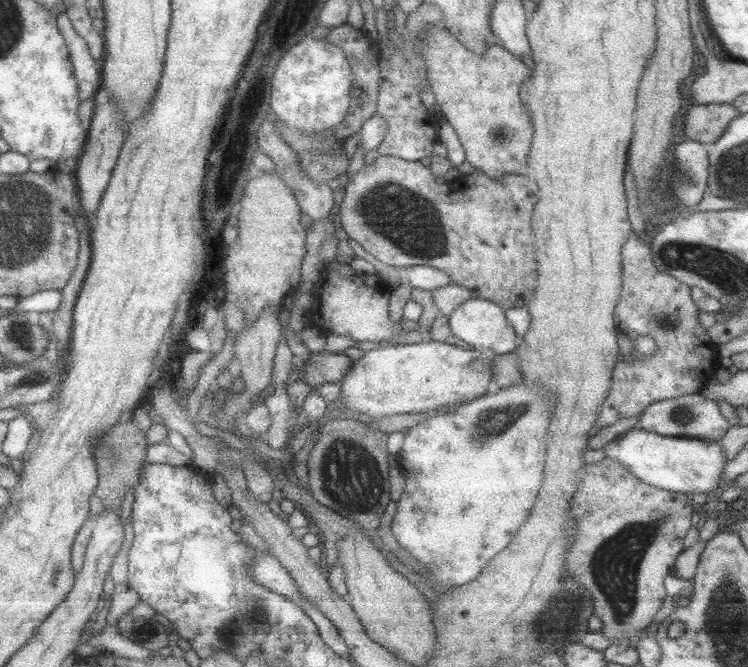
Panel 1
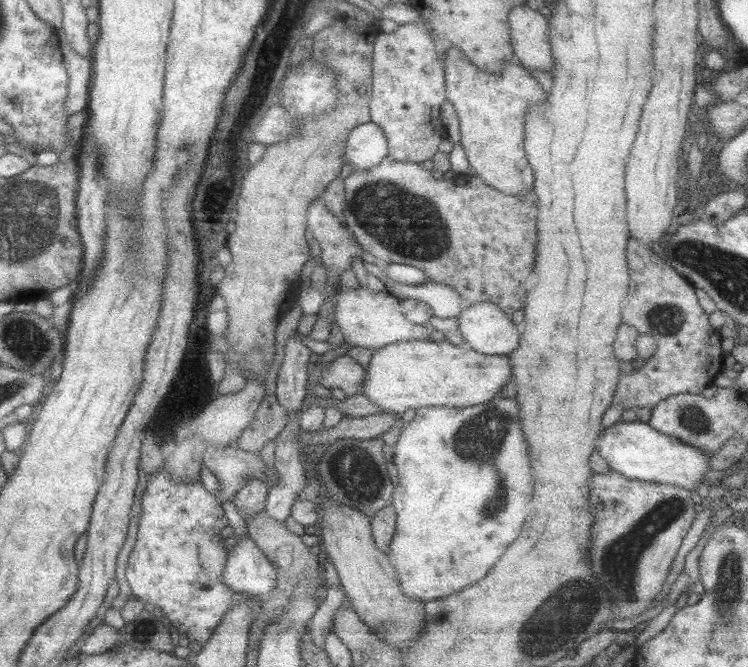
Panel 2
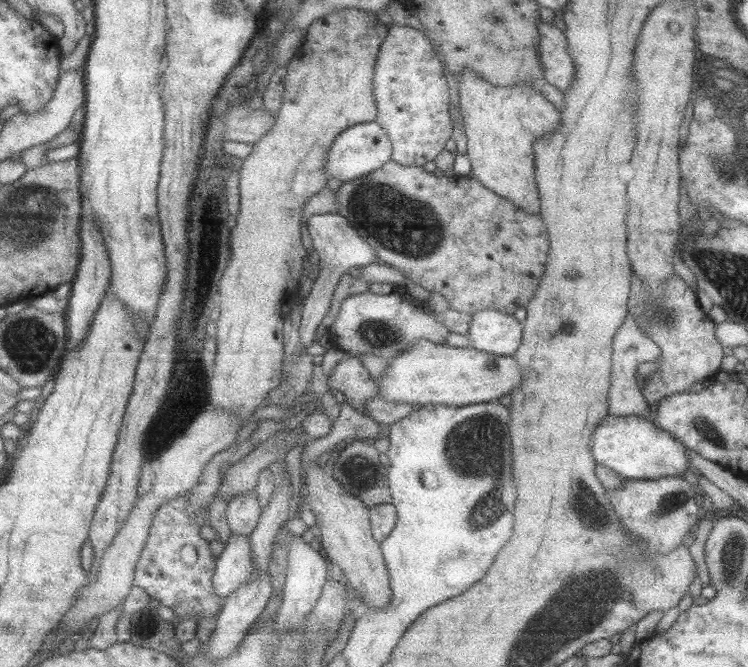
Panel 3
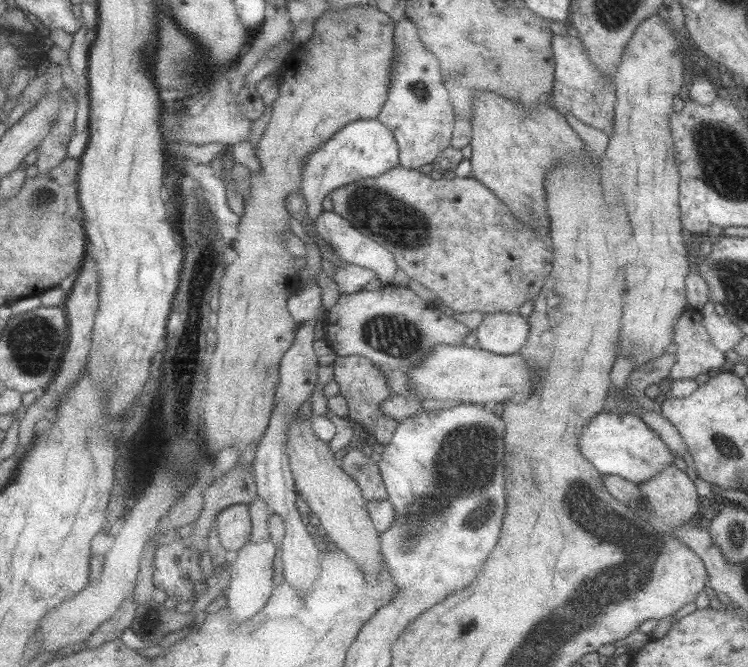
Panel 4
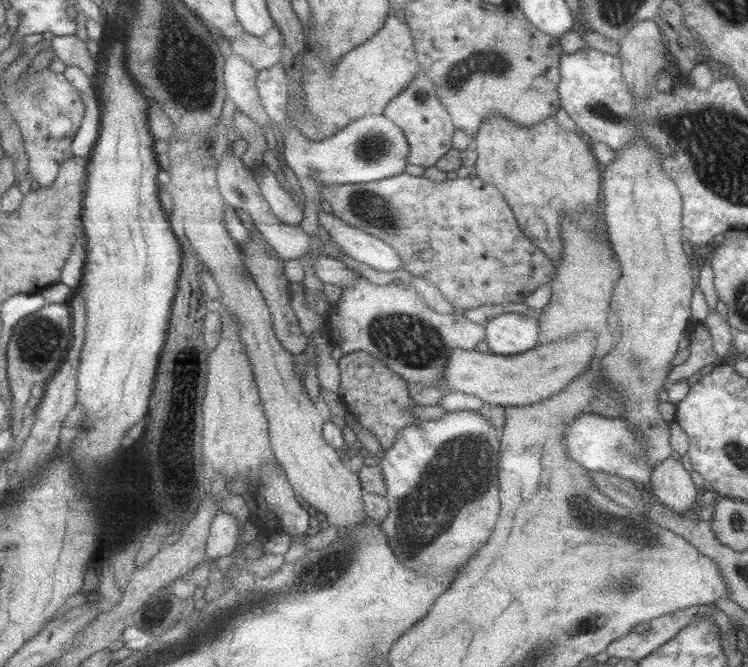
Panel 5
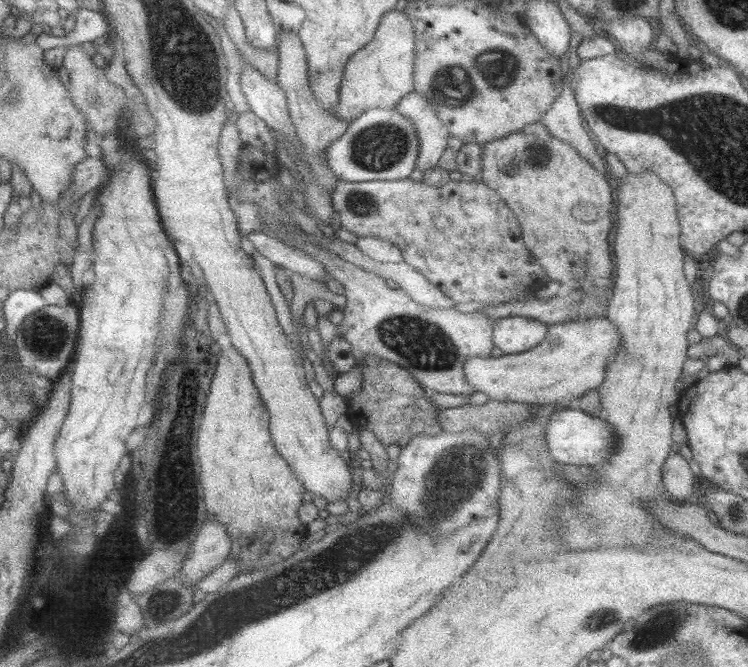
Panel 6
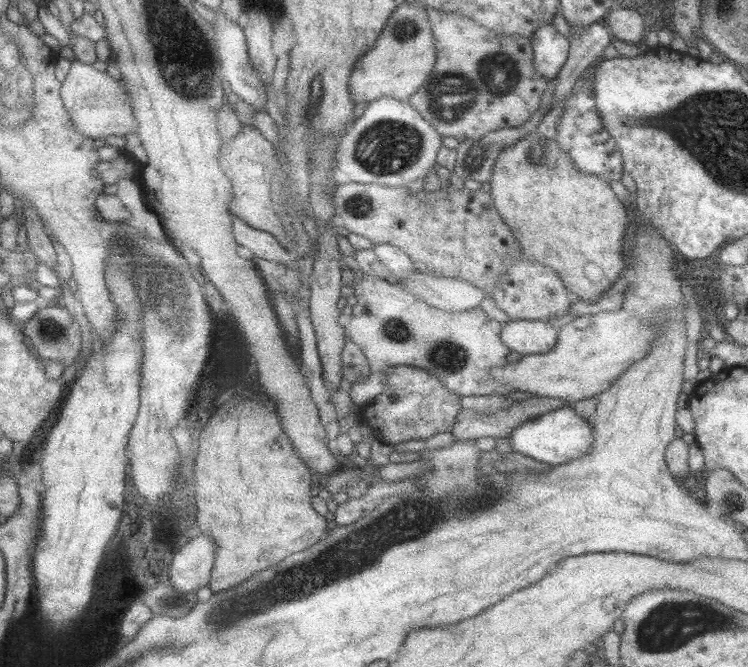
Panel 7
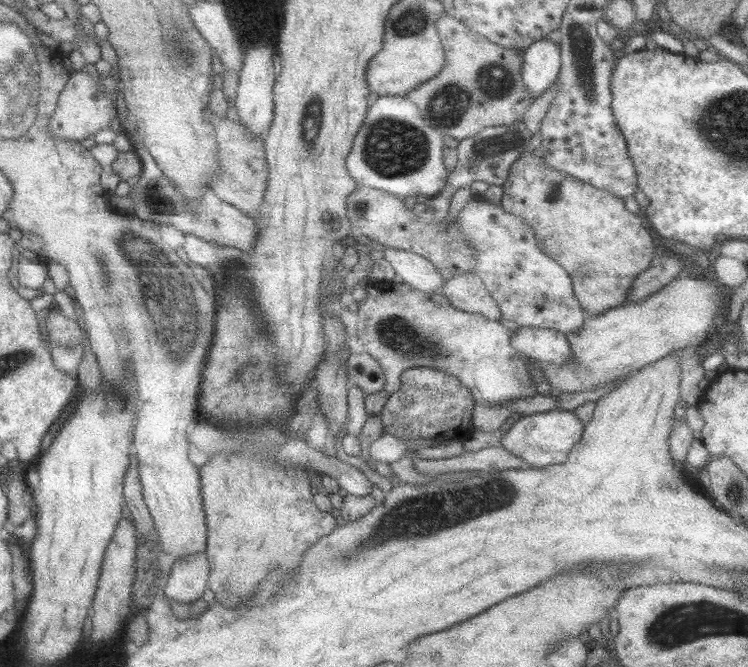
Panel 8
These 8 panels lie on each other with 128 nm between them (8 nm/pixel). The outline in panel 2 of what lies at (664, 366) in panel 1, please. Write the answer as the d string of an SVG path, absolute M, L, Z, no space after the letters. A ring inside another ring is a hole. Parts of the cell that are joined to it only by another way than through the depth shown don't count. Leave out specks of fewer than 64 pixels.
M630 240L626 258L630 288L622 306L622 323L652 336L657 347L656 353L646 359L642 368L622 370L611 406L622 405L623 410L645 406L652 408L676 394L700 394L713 384L724 368L721 331L710 325L709 314L702 310L694 285L650 247Z

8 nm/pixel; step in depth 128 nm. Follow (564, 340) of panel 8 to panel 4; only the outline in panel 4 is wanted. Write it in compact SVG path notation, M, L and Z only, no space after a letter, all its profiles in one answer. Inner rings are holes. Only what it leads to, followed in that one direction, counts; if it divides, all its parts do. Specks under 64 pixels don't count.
M484 313L479 326L474 329L477 346L494 354L518 353L530 334L528 319L516 313Z

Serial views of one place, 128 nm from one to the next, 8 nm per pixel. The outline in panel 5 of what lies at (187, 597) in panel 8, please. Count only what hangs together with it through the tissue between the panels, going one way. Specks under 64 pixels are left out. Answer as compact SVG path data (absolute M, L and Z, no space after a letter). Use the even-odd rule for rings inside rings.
M220 512L212 527L207 552L207 561L217 561L236 552L240 542L240 522L230 512Z

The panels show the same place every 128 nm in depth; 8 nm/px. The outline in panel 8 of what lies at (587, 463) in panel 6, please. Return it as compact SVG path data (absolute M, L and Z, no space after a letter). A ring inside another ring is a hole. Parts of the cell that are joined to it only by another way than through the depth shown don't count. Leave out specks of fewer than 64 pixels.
M554 410L551 412L523 415L502 438L502 447L510 454L541 469L546 466L559 465L568 459L571 449L582 439L584 424L572 411Z

